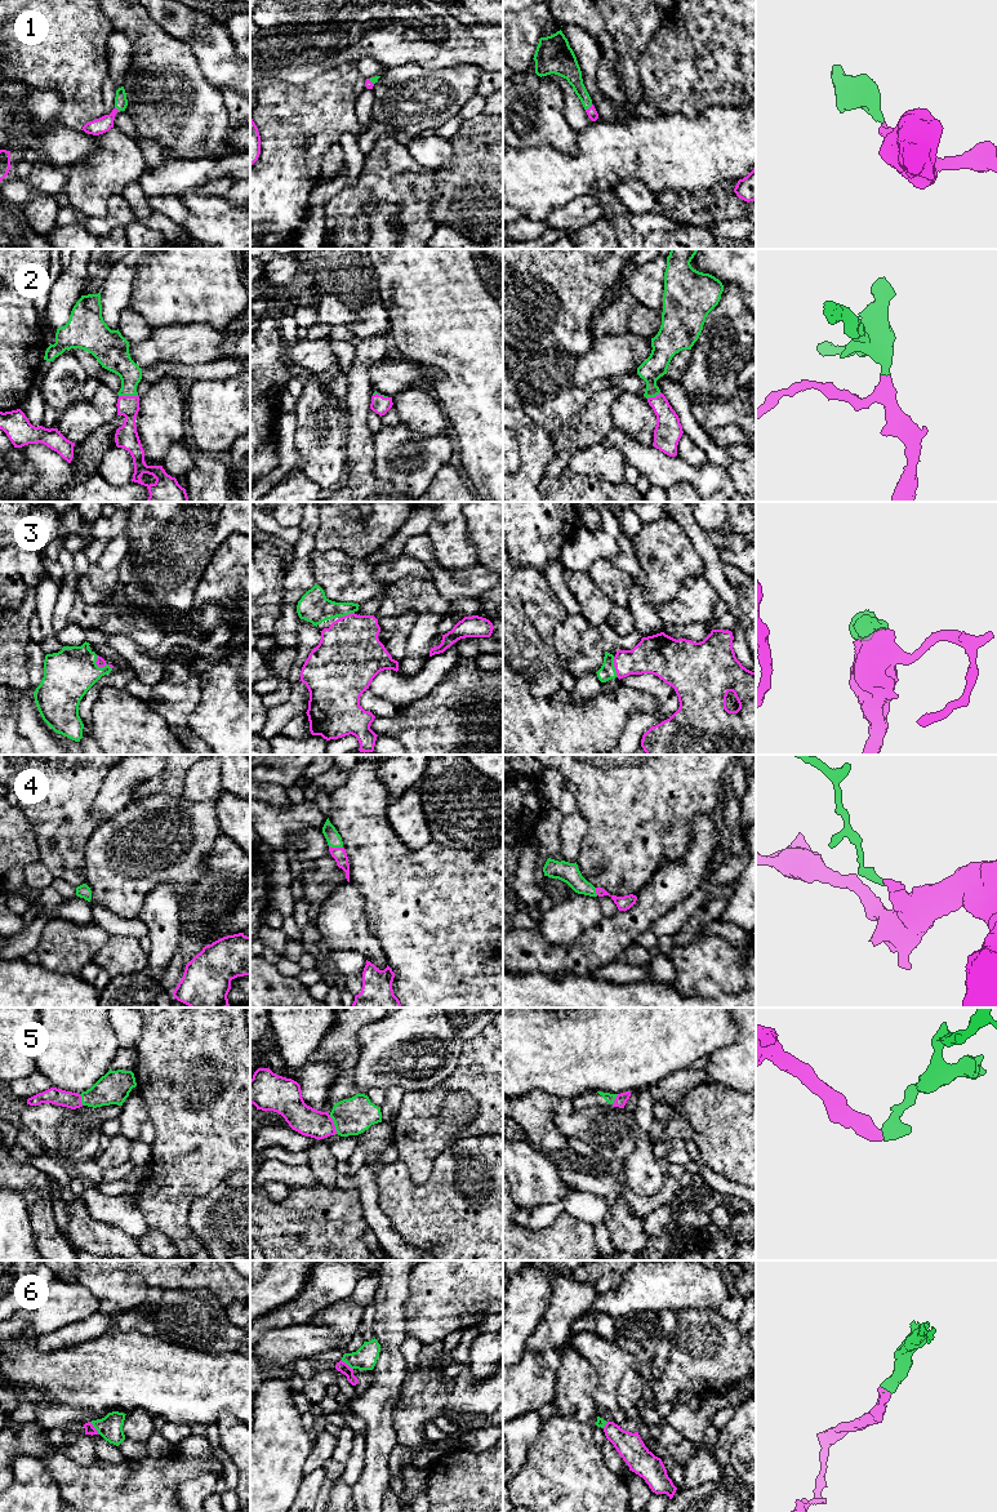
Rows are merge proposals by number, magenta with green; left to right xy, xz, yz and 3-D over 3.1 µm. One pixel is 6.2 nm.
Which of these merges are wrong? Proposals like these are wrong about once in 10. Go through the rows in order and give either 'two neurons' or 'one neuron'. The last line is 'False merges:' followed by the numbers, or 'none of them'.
1: one neuron
2: one neuron
3: one neuron
4: one neuron
5: one neuron
6: one neuron
False merges: none of them

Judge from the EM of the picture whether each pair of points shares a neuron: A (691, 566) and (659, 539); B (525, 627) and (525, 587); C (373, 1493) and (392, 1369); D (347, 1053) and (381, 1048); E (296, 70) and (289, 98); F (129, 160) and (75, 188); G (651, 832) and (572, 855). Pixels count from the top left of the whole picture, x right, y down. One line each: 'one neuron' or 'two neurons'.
A: one neuron
B: one neuron
C: one neuron
D: two neurons
E: two neurons
F: one neuron
G: two neurons

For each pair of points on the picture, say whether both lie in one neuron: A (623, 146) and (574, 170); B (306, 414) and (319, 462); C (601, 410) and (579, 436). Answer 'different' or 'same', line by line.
A: same
B: same
C: same

